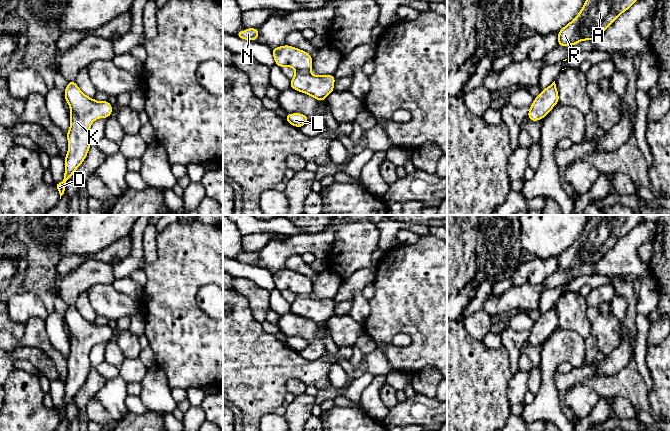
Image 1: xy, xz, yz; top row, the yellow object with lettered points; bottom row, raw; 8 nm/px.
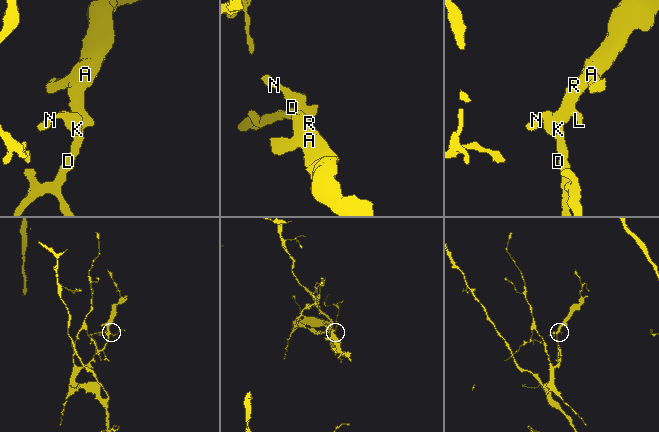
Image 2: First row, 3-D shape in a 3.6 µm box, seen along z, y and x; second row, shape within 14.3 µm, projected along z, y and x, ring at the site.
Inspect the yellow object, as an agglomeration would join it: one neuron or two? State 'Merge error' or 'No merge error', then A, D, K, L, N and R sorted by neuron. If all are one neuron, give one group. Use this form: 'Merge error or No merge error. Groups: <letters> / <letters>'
No merge error. Groups: A D K L N R

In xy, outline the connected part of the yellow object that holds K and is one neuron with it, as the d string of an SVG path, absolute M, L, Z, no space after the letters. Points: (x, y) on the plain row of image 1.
M75 305L68 306L64 321L70 331L70 352L66 360L68 376L64 383L65 397L62 407L54 407L61 420L66 416L66 406L83 387L92 368L90 350L98 342L108 342L112 337L109 325L97 325L86 320Z

